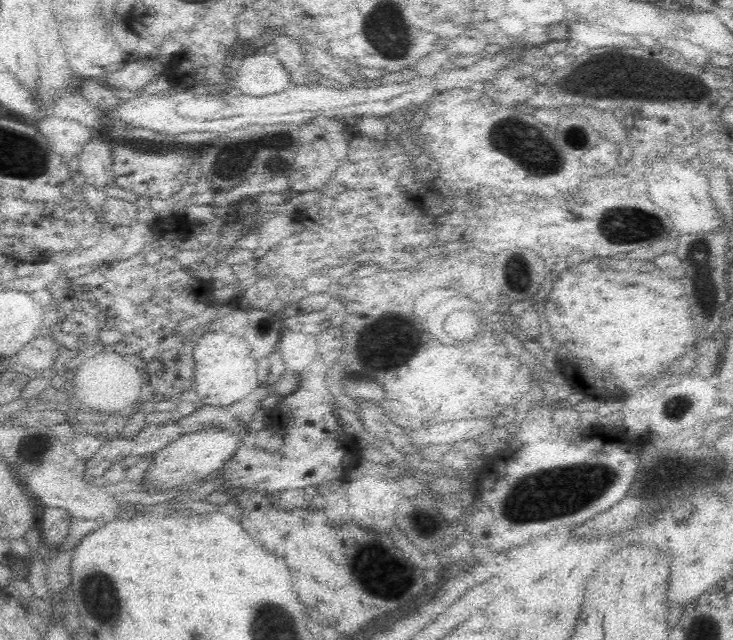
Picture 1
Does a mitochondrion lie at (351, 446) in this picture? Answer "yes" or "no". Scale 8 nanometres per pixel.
no

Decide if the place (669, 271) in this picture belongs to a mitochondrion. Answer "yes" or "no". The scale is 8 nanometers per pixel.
no

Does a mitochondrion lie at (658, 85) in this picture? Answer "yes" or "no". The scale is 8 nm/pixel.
yes

